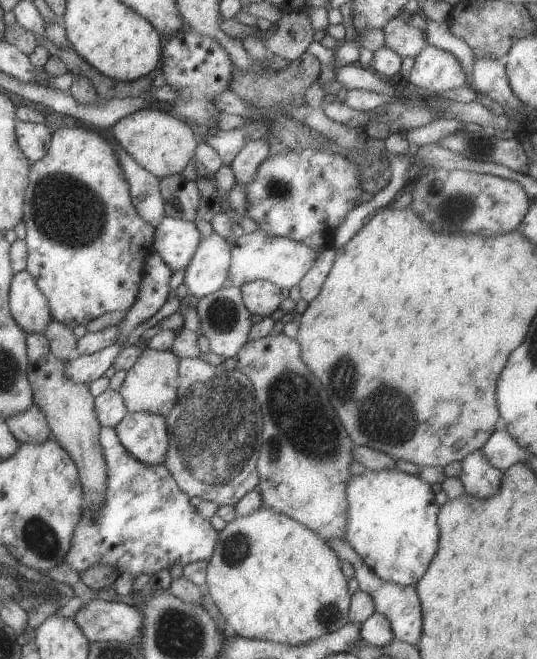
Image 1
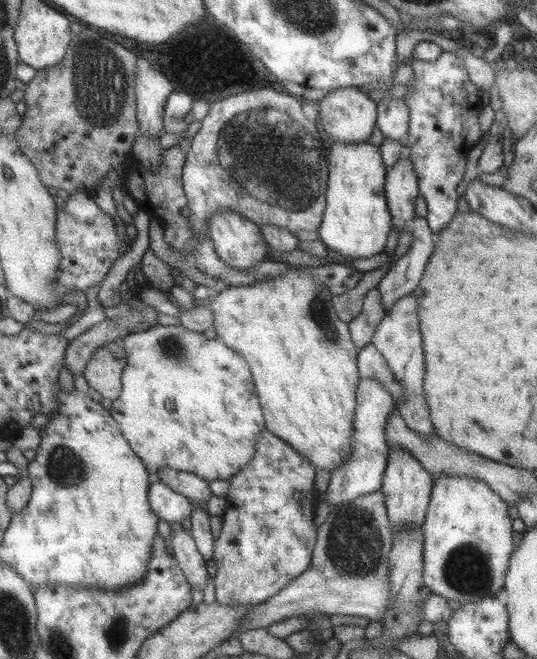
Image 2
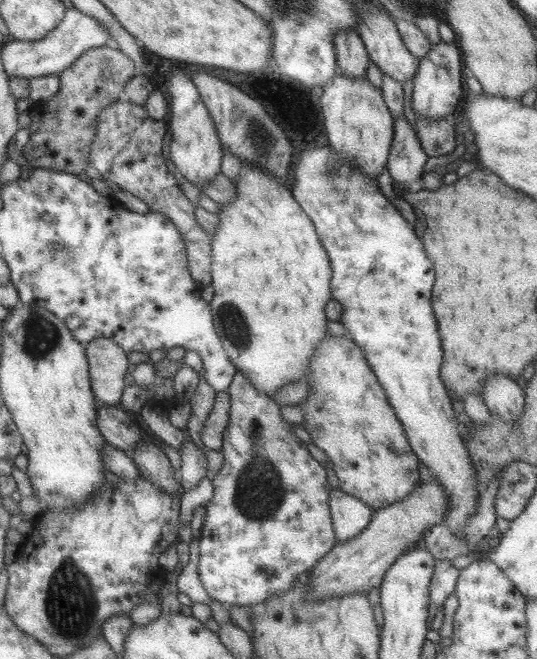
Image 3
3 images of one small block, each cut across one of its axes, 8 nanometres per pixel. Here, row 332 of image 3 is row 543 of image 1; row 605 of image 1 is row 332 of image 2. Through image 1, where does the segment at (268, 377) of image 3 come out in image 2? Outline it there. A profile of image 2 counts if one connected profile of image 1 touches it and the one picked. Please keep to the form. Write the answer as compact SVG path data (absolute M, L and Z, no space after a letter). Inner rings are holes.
M288 268L276 278L228 286L207 300L217 340L235 350L249 368L265 428L293 447L313 467L328 471L337 469L351 451L355 389L360 379L356 368L357 349L347 323L336 315L331 300L330 291L310 270L294 268Z

